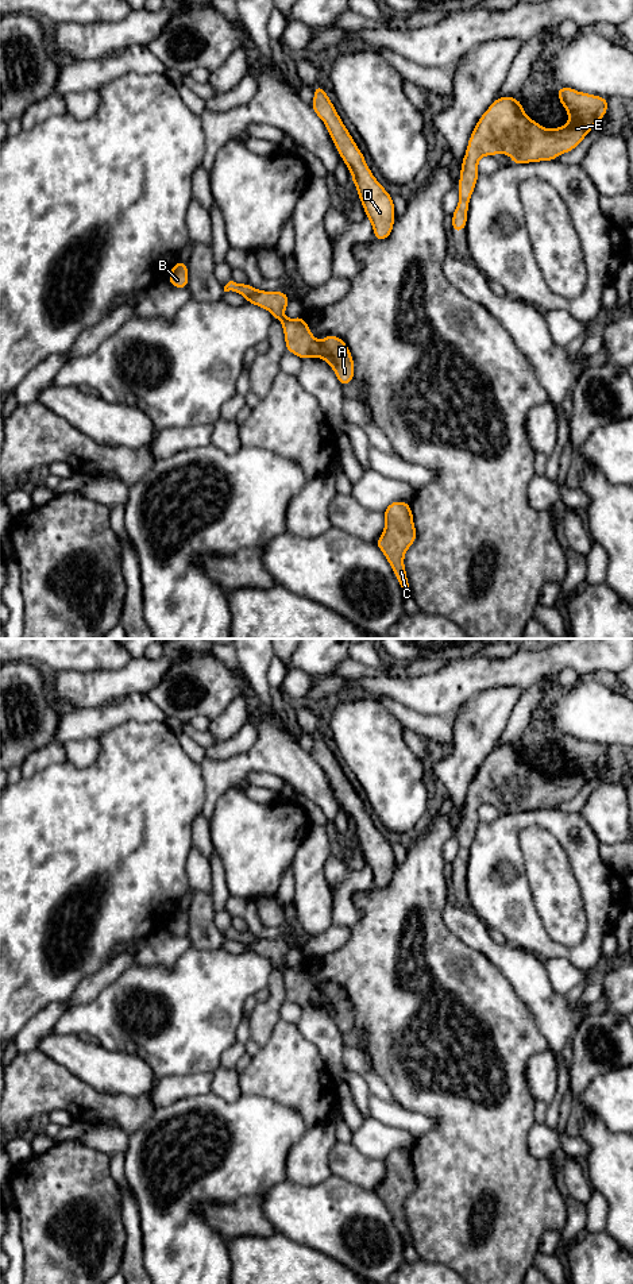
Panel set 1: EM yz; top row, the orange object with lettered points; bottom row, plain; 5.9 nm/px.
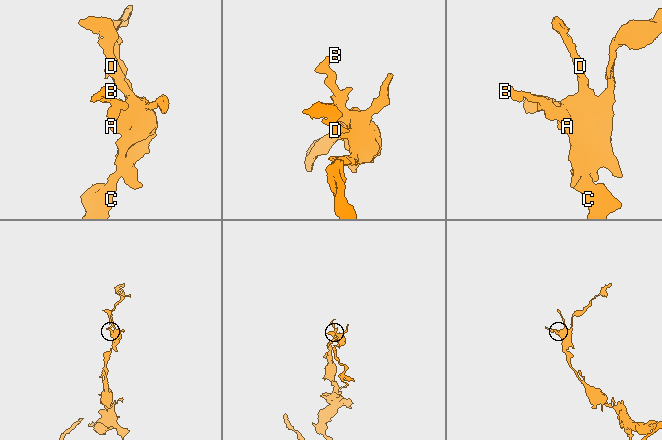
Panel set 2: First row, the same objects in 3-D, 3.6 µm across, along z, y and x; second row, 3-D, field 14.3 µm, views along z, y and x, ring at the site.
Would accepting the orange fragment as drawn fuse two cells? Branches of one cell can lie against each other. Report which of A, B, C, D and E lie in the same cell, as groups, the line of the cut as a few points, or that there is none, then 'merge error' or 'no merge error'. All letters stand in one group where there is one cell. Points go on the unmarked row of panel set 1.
groups A B C D E; cut none; no merge error

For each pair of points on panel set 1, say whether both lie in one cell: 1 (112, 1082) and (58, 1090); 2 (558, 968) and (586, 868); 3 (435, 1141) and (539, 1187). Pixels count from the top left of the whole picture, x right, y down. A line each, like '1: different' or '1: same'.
1: different
2: different
3: same

